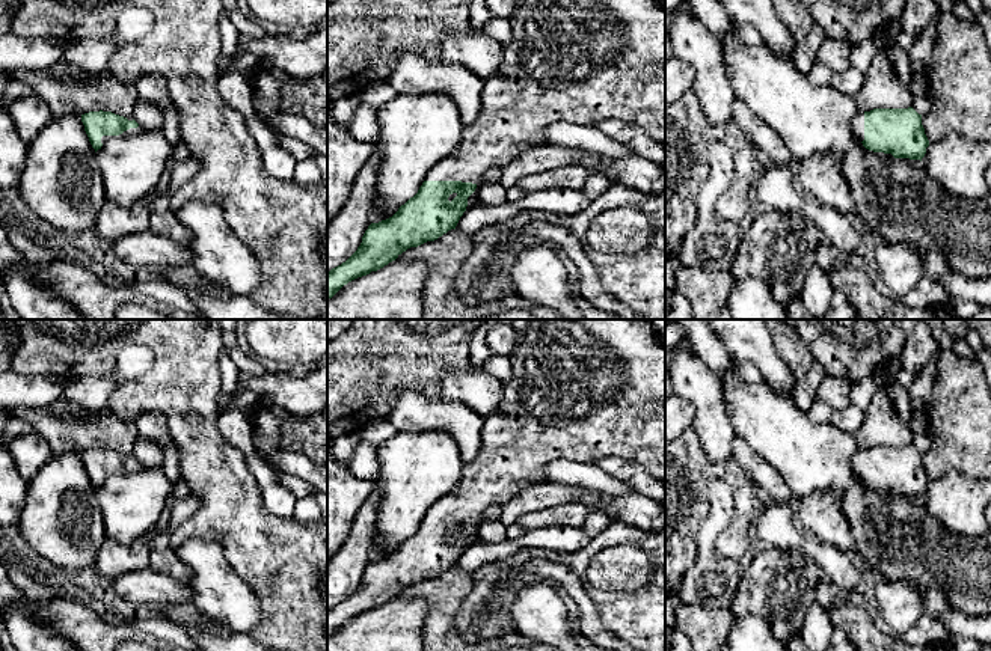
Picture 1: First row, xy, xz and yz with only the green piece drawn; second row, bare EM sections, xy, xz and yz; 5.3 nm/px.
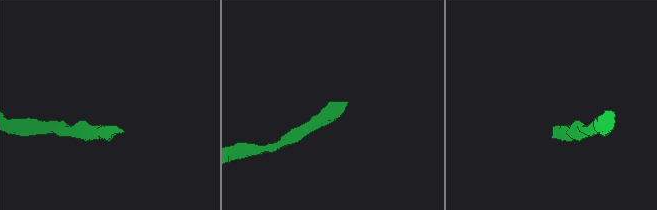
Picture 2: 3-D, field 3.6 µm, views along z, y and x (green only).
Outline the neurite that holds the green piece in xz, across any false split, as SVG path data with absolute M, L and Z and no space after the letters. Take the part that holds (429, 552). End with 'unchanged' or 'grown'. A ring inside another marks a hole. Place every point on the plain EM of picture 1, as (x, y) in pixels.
M531 319L520 347L511 354L511 366L513 377L504 384L502 401L483 422L483 449L472 464L465 466L459 487L431 505L418 530L392 555L371 561L345 600L327 609L327 637L348 619L383 606L407 586L456 567L483 511L492 505L502 506L526 487L543 482L542 469L558 458L593 463L618 457L644 466L665 484L665 345L649 319Z | grown

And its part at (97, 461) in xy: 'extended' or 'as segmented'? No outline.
extended

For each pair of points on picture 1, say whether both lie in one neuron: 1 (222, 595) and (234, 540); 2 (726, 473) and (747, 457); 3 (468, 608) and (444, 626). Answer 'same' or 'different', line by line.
1: different
2: different
3: different

